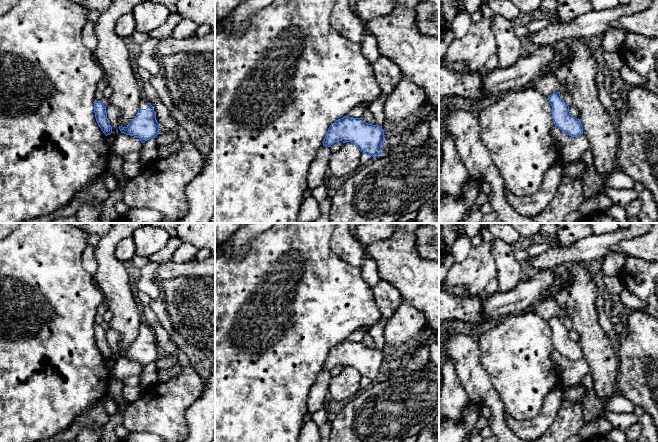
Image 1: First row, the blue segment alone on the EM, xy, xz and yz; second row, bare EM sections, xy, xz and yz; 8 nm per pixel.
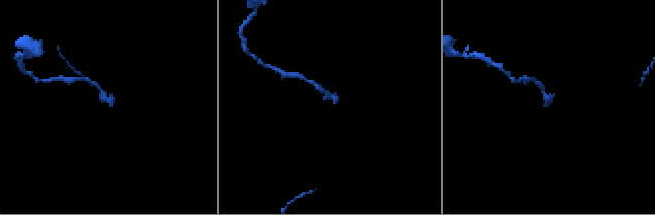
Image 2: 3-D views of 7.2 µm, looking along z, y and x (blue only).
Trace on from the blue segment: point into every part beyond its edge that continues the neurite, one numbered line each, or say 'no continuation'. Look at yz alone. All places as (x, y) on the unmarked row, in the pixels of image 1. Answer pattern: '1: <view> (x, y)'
no continuation

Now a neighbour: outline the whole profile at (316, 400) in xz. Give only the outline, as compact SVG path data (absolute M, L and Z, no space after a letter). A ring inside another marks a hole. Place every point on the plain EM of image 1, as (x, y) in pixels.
M324 369L317 375L307 399L309 414L313 414L326 406L326 394L329 390L331 378L331 372Z

